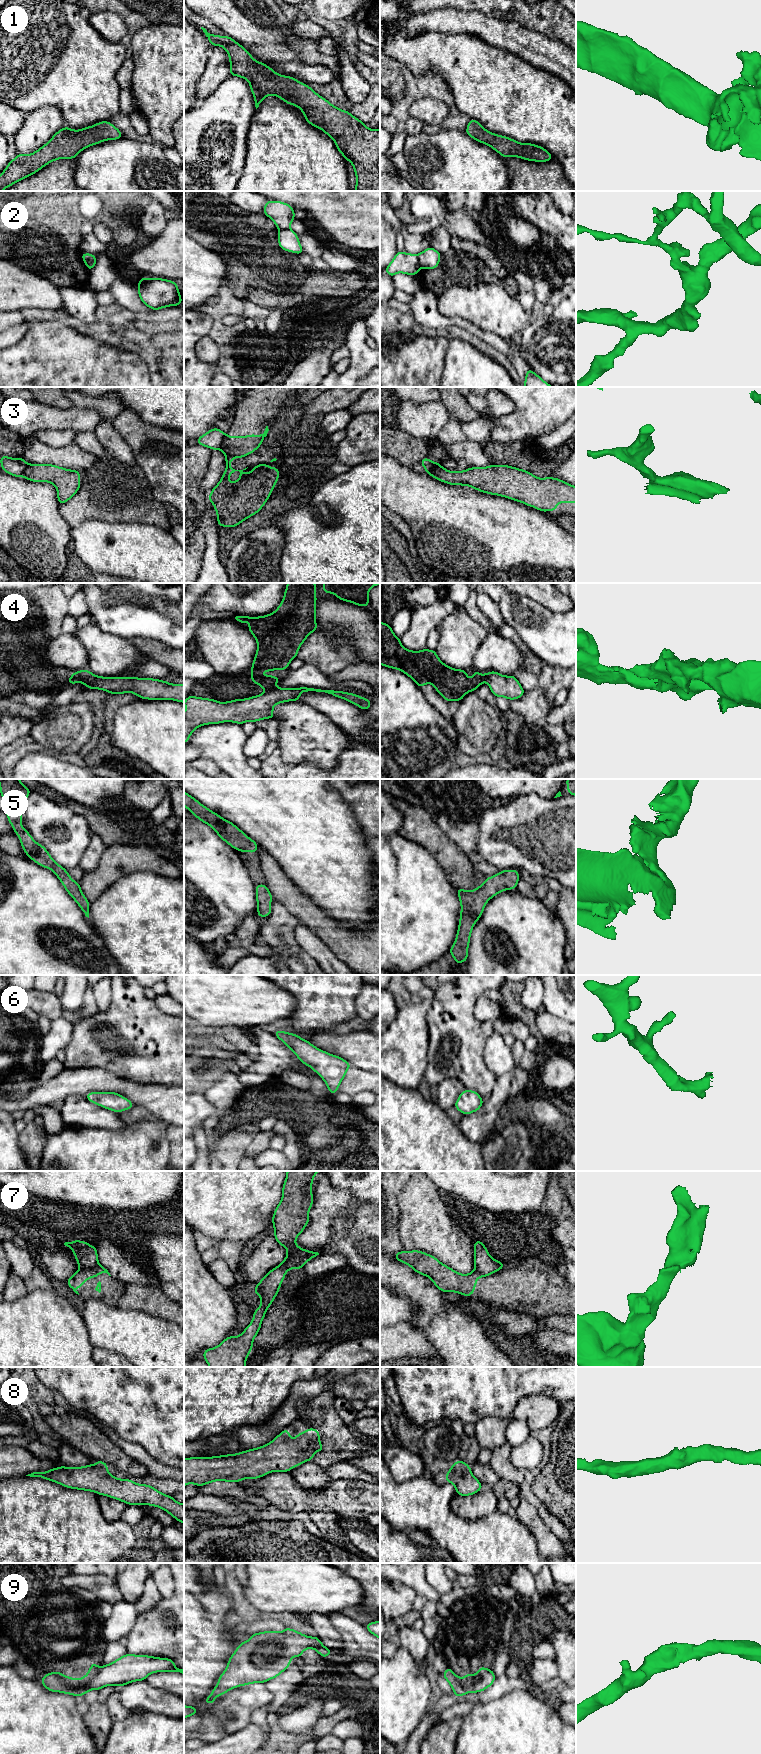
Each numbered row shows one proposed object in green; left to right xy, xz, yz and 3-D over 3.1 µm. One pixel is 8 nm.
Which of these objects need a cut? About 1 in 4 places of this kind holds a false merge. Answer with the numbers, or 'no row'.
2, 3, 4, 7

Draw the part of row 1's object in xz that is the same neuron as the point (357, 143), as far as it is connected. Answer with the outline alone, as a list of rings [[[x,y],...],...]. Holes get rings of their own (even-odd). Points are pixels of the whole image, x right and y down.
[[[201,27],[201,29],[208,38],[211,46],[220,46],[226,50],[230,62],[229,76],[241,77],[249,82],[256,109],[269,95],[277,96],[286,104],[299,107],[305,116],[306,122],[318,129],[321,129],[326,135],[330,136],[333,139],[337,150],[342,154],[346,162],[348,160],[351,162],[356,175],[355,191],[380,191],[380,129],[375,130],[368,128],[365,123],[353,116],[349,111],[345,111],[334,106],[324,97],[317,94],[307,84],[302,83],[291,76],[278,74],[265,63],[256,61],[246,48],[244,48],[230,36],[214,35],[208,33],[203,27]]]

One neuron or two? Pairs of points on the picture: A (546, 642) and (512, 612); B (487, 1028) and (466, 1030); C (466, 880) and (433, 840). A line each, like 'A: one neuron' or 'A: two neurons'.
A: one neuron
B: two neurons
C: one neuron

